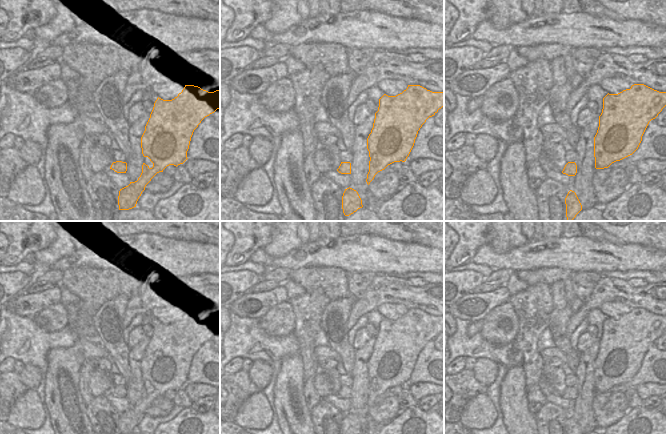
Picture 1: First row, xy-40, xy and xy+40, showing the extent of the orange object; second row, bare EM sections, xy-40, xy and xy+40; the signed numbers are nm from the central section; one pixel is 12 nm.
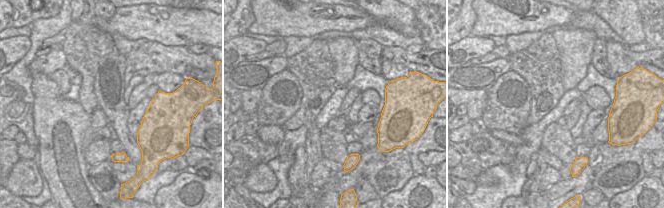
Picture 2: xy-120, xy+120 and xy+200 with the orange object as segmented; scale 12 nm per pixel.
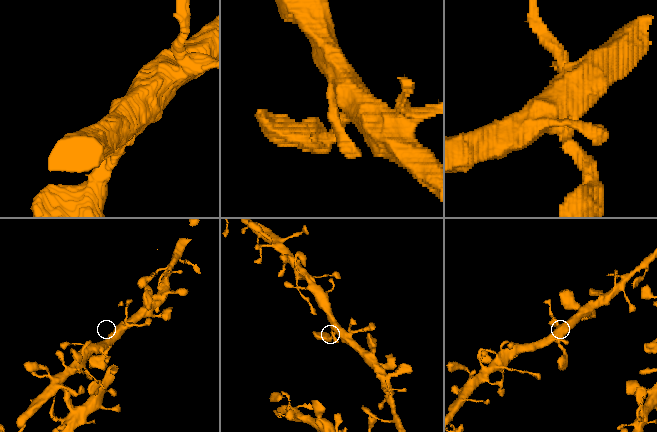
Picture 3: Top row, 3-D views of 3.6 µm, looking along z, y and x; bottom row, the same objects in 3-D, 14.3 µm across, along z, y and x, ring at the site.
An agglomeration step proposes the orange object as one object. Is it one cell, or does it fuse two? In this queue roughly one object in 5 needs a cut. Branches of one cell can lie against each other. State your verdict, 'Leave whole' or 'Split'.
Leave whole.

